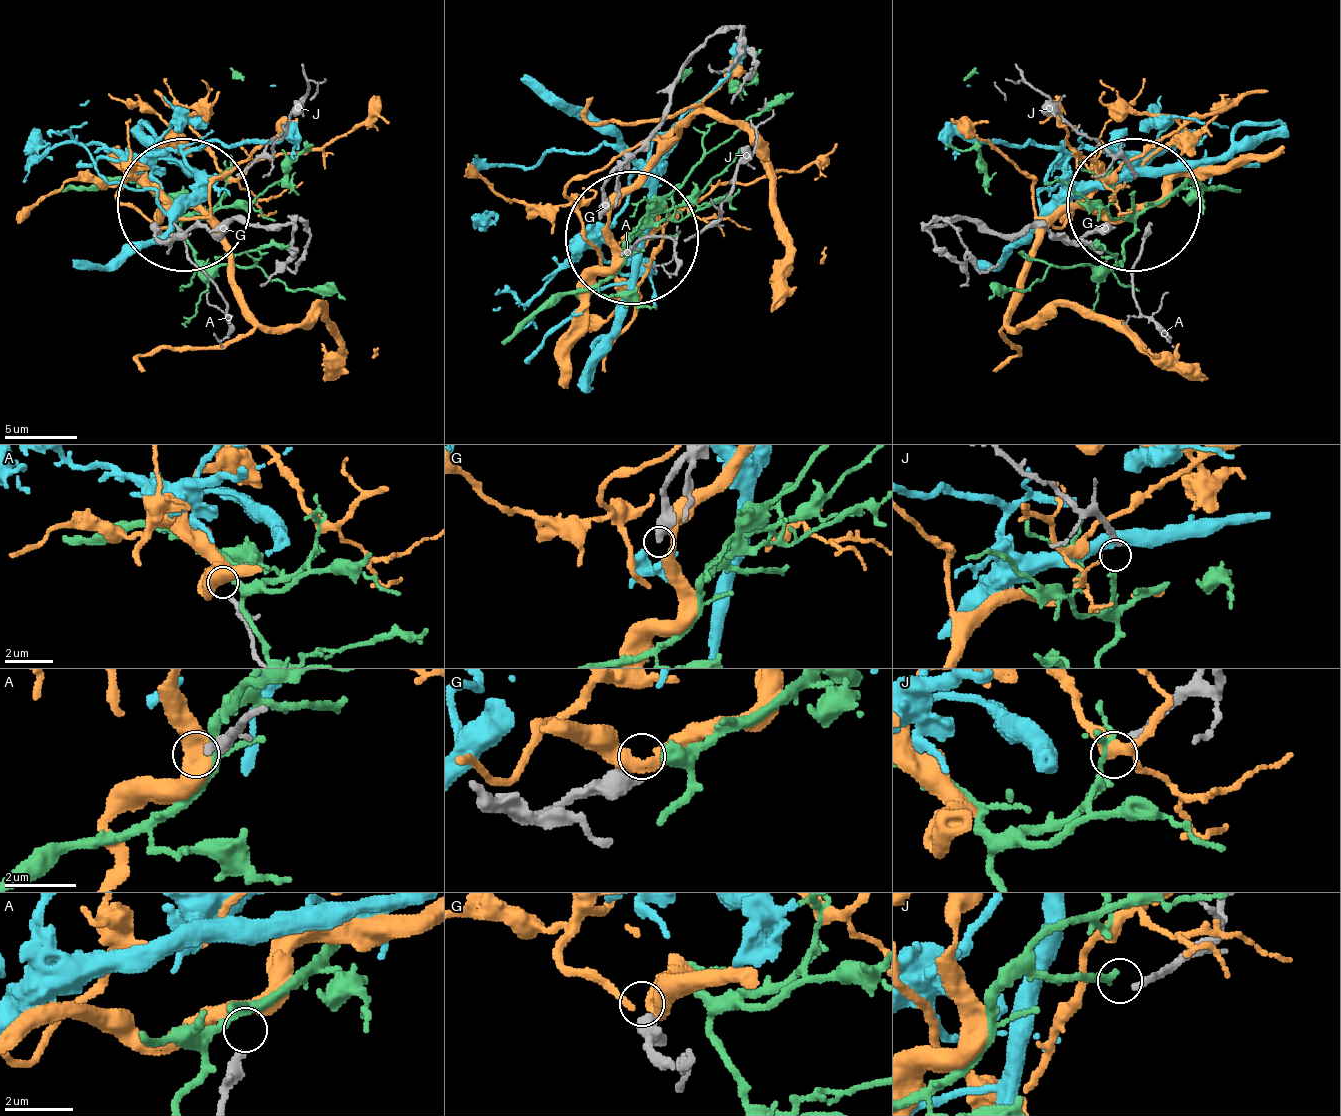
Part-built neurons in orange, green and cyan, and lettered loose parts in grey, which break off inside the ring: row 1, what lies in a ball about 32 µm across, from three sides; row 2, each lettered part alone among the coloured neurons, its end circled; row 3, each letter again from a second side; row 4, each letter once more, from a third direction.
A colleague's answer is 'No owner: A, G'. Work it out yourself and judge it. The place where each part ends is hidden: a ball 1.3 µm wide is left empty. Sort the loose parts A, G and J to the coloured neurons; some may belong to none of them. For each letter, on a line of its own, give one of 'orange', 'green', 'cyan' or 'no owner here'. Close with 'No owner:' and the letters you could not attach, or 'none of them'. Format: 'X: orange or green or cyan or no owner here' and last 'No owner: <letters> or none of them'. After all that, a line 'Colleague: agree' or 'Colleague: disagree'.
A: no owner here
G: no owner here
J: green
No owner: A, G
Colleague: agree

